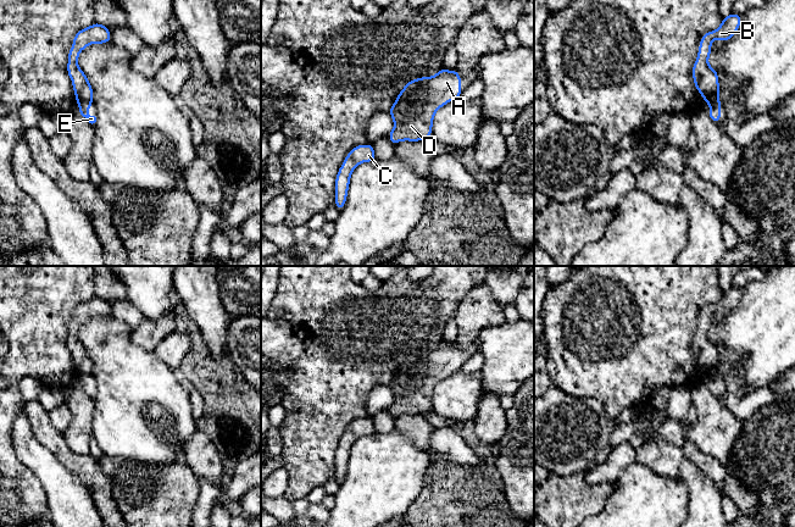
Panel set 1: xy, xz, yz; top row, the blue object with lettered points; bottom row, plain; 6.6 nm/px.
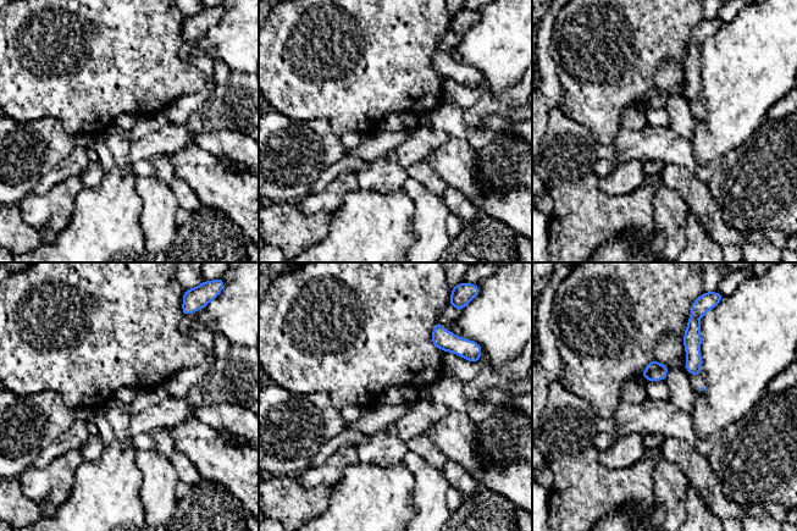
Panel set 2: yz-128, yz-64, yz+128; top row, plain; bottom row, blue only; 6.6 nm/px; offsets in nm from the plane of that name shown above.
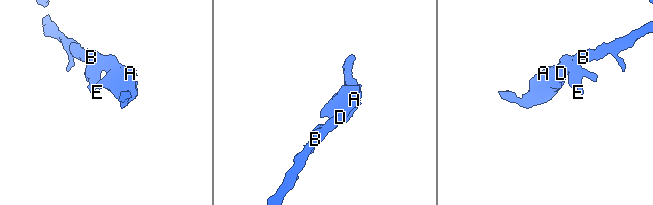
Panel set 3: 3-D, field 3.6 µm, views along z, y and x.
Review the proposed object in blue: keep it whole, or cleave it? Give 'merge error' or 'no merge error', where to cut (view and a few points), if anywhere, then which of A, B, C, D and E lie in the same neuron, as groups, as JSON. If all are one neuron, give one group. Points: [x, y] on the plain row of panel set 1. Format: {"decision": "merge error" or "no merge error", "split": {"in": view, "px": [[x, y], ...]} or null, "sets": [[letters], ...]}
{"decision": "no merge error", "split": null, "sets": [["A", "B", "C", "D", "E"]]}

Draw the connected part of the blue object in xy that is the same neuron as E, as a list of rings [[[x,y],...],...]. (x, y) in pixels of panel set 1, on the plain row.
[[[94,296],[76,306],[73,318],[68,326],[67,346],[71,350],[76,375],[79,379],[77,388],[83,389],[89,396],[95,396],[95,389],[88,389],[87,385],[93,379],[93,361],[85,346],[78,339],[79,326],[89,317],[104,317],[111,315],[110,303],[100,296]]]

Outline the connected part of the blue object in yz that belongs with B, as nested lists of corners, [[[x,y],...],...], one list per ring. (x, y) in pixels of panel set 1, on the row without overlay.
[[[730,287],[722,293],[721,299],[716,304],[705,306],[700,314],[697,332],[693,339],[693,353],[695,360],[706,377],[711,379],[707,388],[715,396],[721,394],[722,377],[718,371],[718,345],[713,343],[707,335],[712,326],[711,316],[716,312],[730,314],[739,303],[740,296],[741,288]]]

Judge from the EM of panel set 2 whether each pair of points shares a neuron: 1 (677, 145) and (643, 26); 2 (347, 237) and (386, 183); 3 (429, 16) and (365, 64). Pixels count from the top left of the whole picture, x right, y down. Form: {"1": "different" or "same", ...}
{"1": "different", "2": "different", "3": "same"}

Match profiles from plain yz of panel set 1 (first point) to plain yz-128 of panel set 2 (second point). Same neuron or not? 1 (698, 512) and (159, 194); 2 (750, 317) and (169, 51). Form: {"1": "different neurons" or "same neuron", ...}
{"1": "same neuron", "2": "different neurons"}

